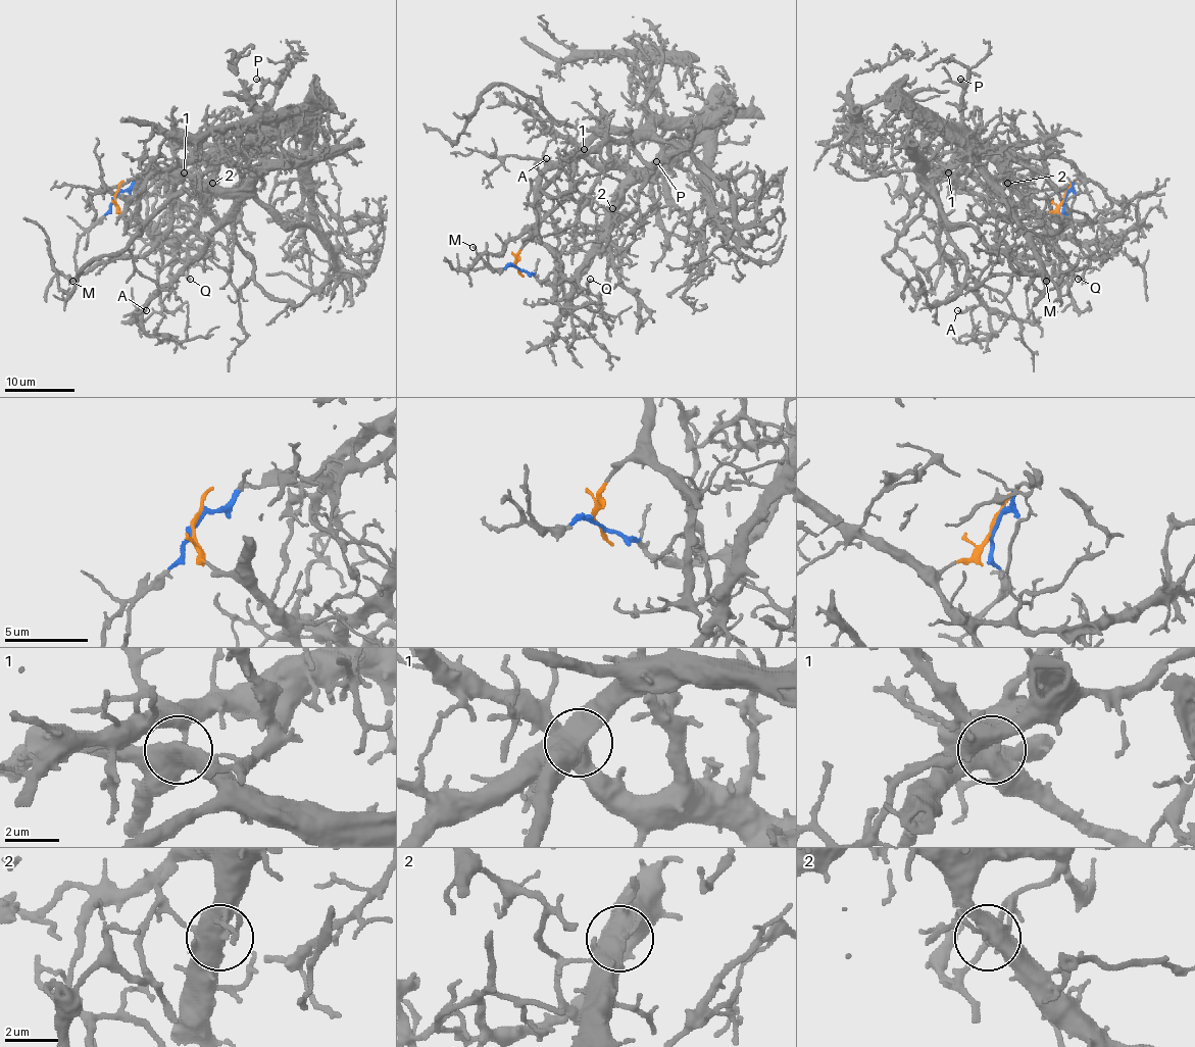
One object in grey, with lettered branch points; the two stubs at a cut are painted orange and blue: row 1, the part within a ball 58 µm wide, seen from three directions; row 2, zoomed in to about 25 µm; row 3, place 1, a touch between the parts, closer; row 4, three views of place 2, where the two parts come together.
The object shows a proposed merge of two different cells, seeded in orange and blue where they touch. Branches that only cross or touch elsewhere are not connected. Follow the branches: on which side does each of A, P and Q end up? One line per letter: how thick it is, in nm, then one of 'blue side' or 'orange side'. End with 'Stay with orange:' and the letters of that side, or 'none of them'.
A: calibre 120 nm; orange side
P: calibre 220 nm; blue side
Q: calibre 260 nm; blue side
Stay with orange: A

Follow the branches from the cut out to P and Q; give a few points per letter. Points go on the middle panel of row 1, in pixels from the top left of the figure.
P: (515, 266), (540, 281), (570, 282), (595, 250), (600, 225), (623, 194), (663, 164), (676, 164), (656, 161)
Q: (515, 266), (540, 281), (570, 282), (591, 257), (612, 203), (609, 233), (579, 273), (586, 291), (590, 279)

